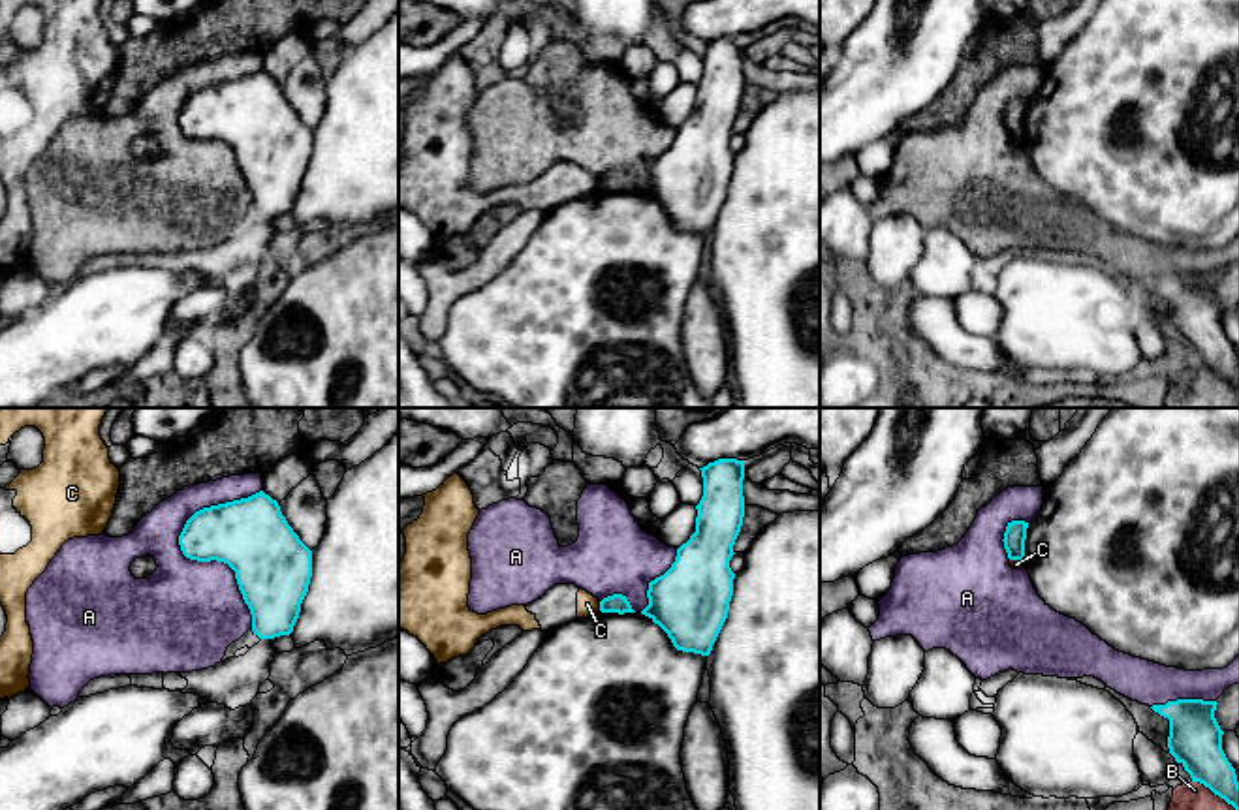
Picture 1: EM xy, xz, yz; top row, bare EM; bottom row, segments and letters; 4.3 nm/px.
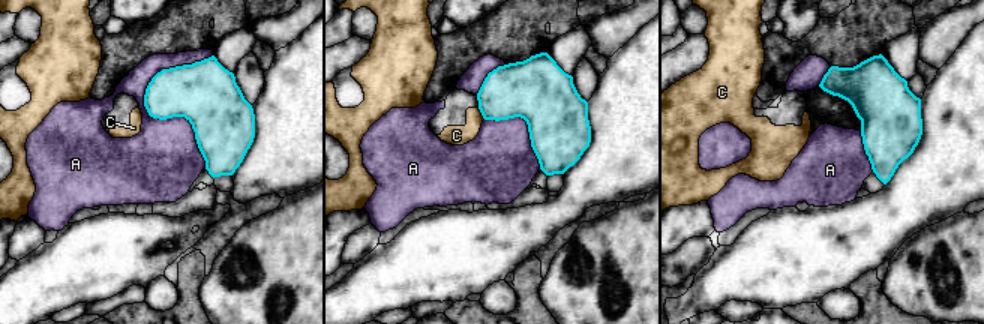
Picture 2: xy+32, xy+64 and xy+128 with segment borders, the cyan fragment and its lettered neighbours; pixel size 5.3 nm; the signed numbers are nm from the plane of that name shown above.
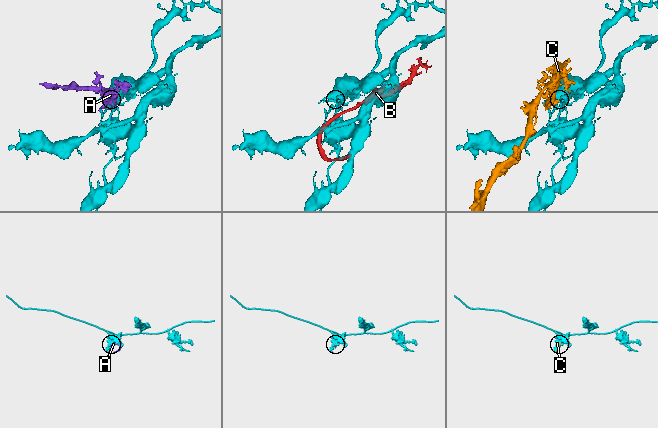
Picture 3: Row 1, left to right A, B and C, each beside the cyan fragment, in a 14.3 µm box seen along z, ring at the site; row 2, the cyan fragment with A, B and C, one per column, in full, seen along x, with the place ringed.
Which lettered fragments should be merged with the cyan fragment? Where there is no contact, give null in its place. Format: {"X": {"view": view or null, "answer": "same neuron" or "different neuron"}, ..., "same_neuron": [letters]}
{"A": {"view": "xy", "answer": "different neuron"}, "B": {"view": "yz", "answer": "different neuron"}, "C": {"view": "xz", "answer": "different neuron"}, "same_neuron": []}

